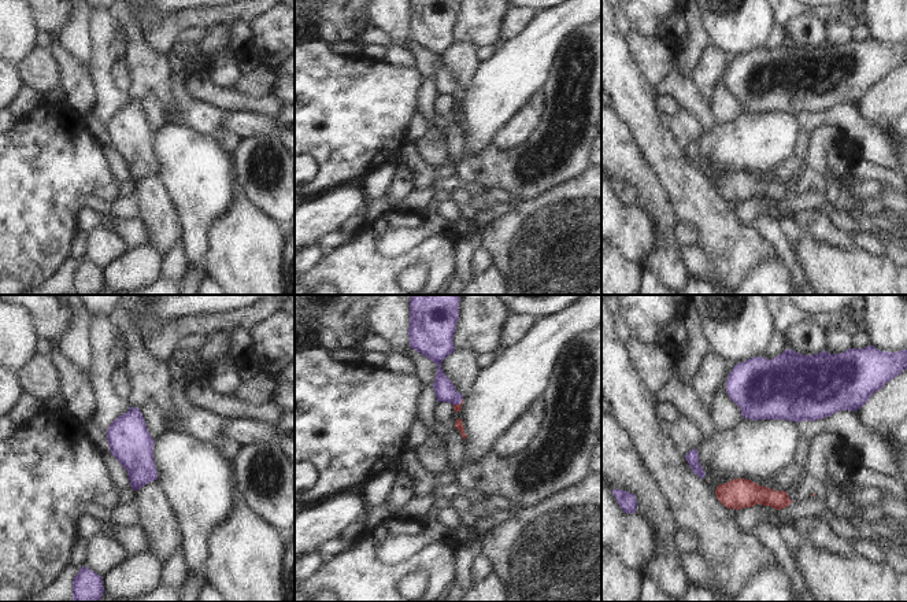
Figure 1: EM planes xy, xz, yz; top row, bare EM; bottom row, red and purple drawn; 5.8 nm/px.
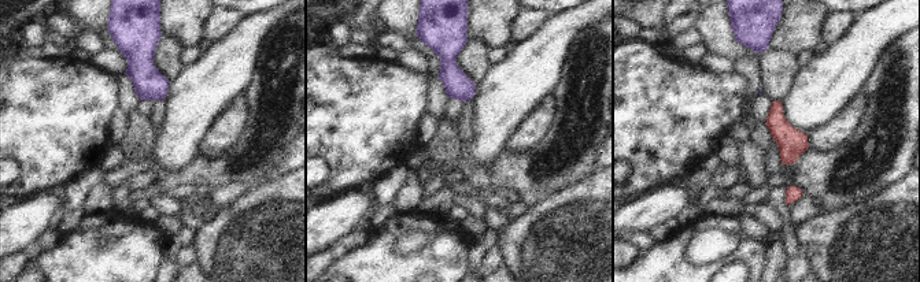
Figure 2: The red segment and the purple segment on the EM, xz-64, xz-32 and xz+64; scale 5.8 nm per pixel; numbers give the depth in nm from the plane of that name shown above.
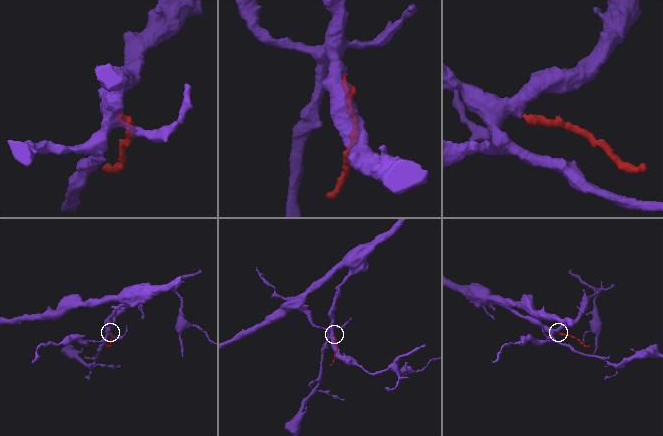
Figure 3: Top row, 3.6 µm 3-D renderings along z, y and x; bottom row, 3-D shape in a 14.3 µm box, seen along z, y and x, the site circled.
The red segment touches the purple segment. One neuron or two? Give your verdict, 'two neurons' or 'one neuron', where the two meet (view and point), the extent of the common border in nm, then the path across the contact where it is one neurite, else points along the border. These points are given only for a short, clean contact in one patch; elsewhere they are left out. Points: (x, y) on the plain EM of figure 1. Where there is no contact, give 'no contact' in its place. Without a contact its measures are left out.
one neuron; meets red in xz at (461, 96); contact 70 nm long; runs through xz (456, 100), (461, 96), (444, 82)

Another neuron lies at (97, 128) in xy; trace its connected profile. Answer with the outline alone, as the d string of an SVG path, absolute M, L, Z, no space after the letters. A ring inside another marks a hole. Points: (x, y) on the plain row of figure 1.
M92 108L84 112L84 119L86 122L88 130L99 145L110 144L110 139L107 134L107 123L100 121Z

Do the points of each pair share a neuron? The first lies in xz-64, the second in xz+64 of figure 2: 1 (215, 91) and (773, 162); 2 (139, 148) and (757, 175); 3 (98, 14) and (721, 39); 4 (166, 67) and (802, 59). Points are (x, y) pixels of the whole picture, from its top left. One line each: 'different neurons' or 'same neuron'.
1: different neurons
2: same neuron
3: same neuron
4: different neurons

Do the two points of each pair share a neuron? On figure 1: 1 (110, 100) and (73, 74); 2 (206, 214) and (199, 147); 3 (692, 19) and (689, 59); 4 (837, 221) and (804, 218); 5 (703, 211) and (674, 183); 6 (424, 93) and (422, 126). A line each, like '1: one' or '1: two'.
1: two
2: one
3: one
4: two
5: one
6: two

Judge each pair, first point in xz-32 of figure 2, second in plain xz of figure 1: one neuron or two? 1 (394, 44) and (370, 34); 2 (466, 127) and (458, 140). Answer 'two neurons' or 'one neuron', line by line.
1: one neuron
2: one neuron

